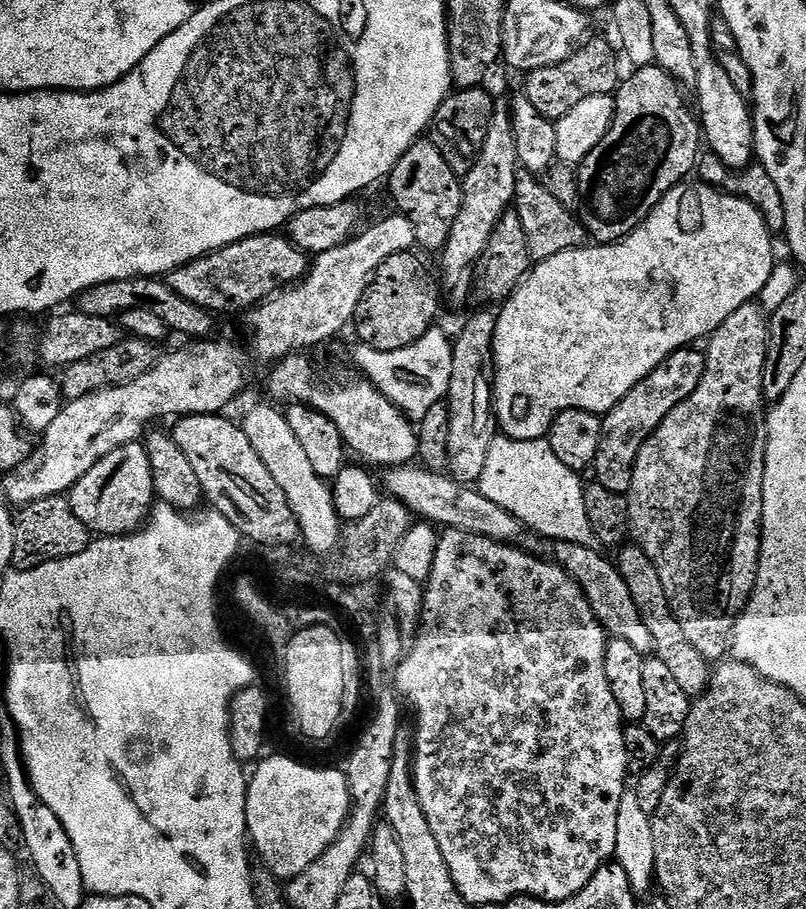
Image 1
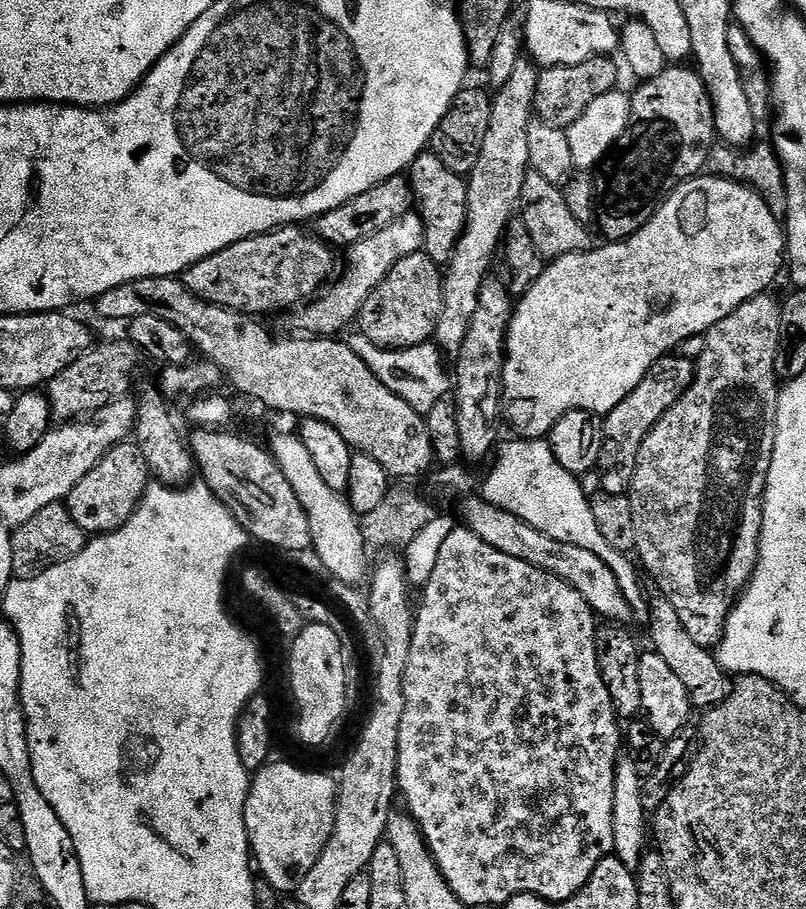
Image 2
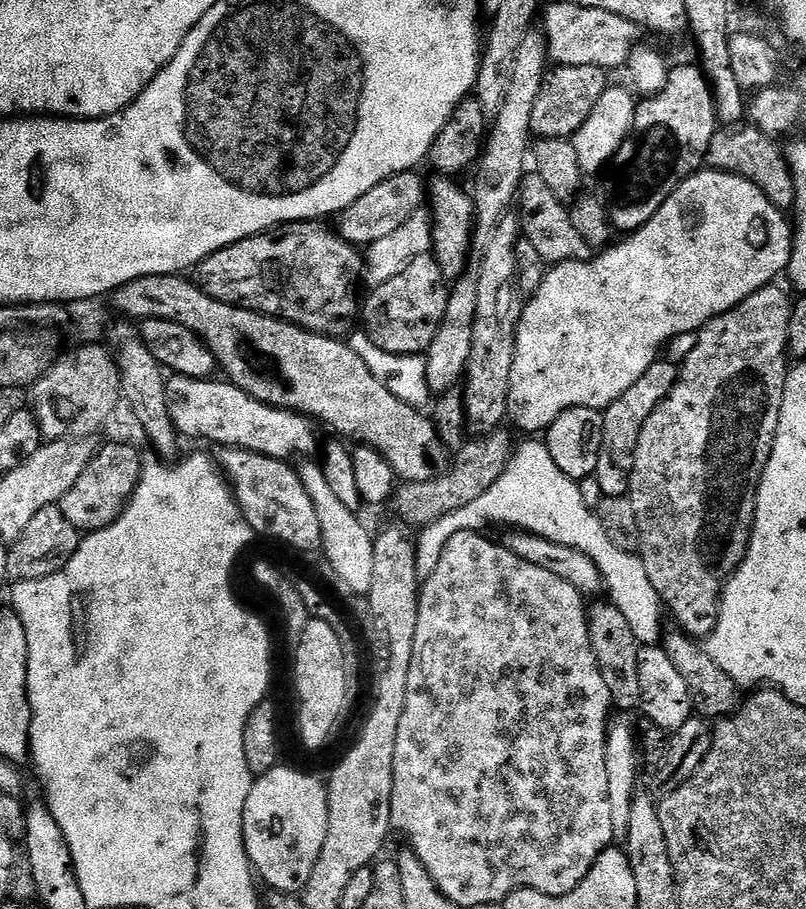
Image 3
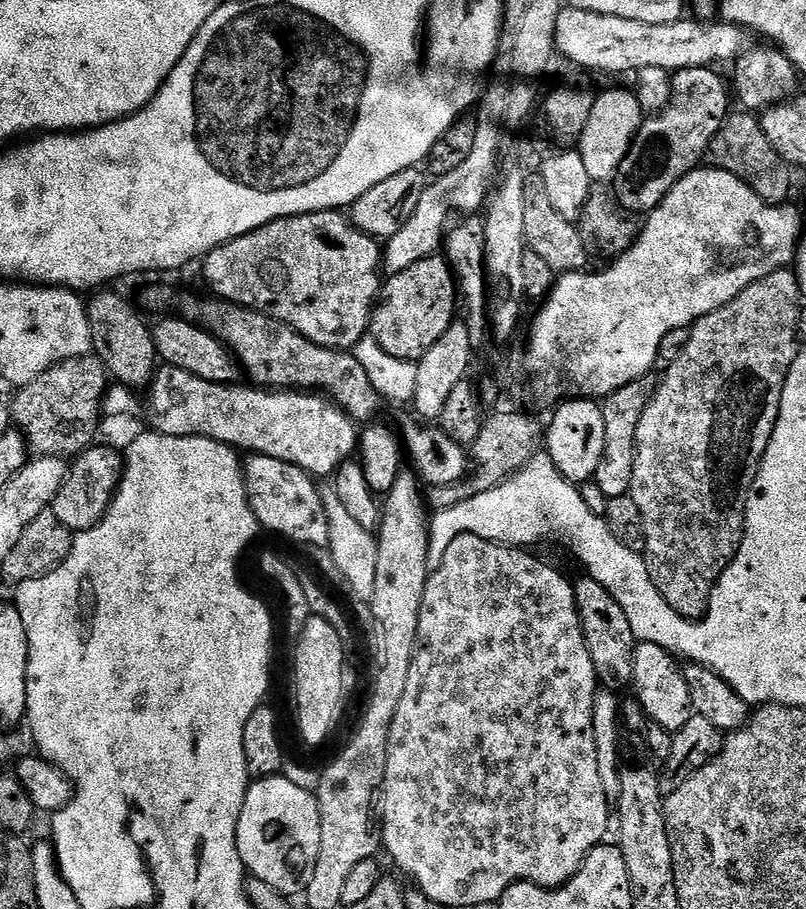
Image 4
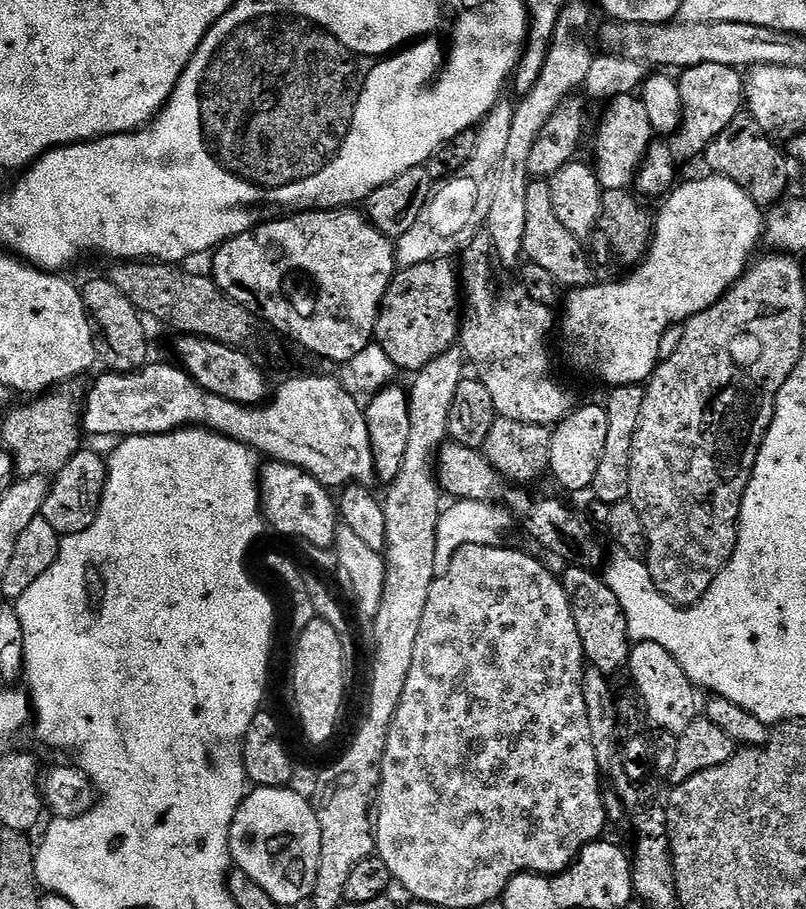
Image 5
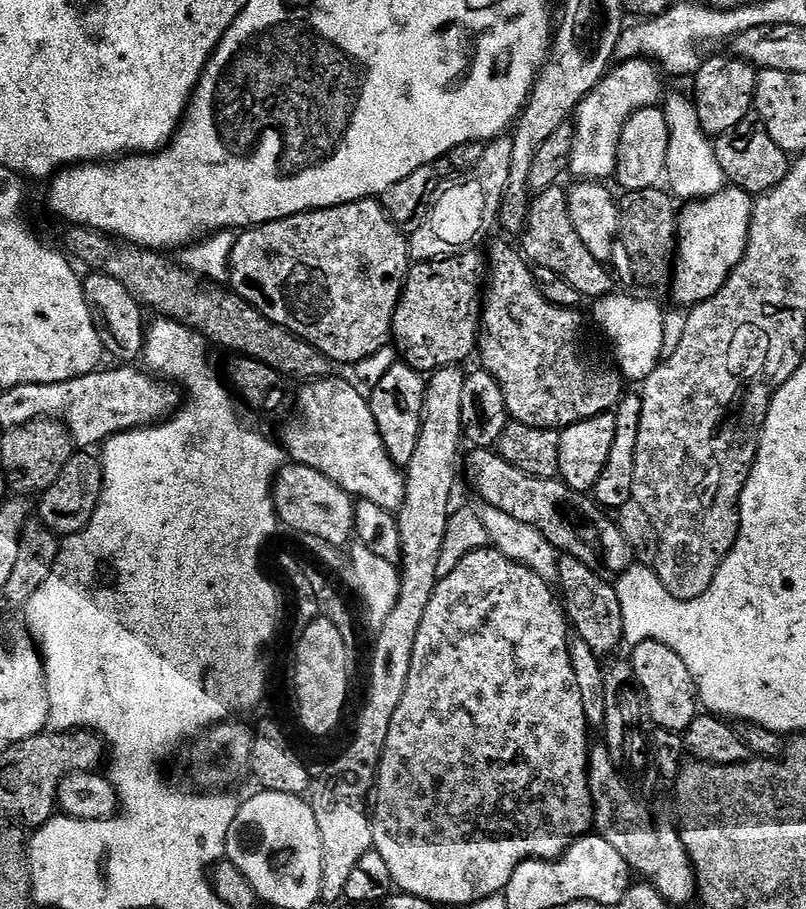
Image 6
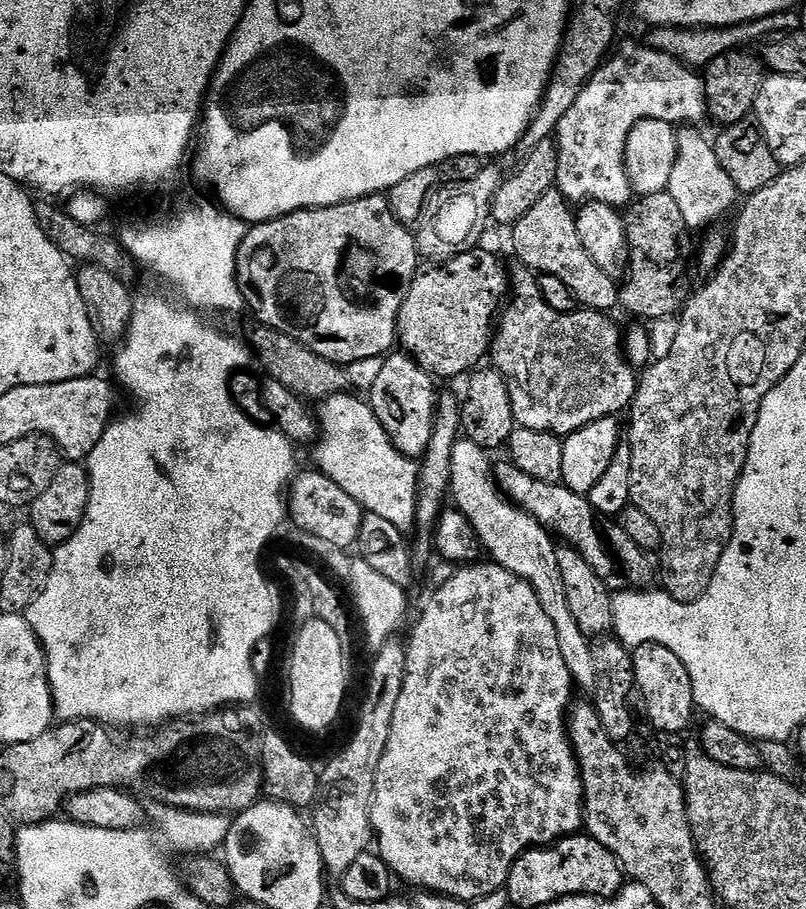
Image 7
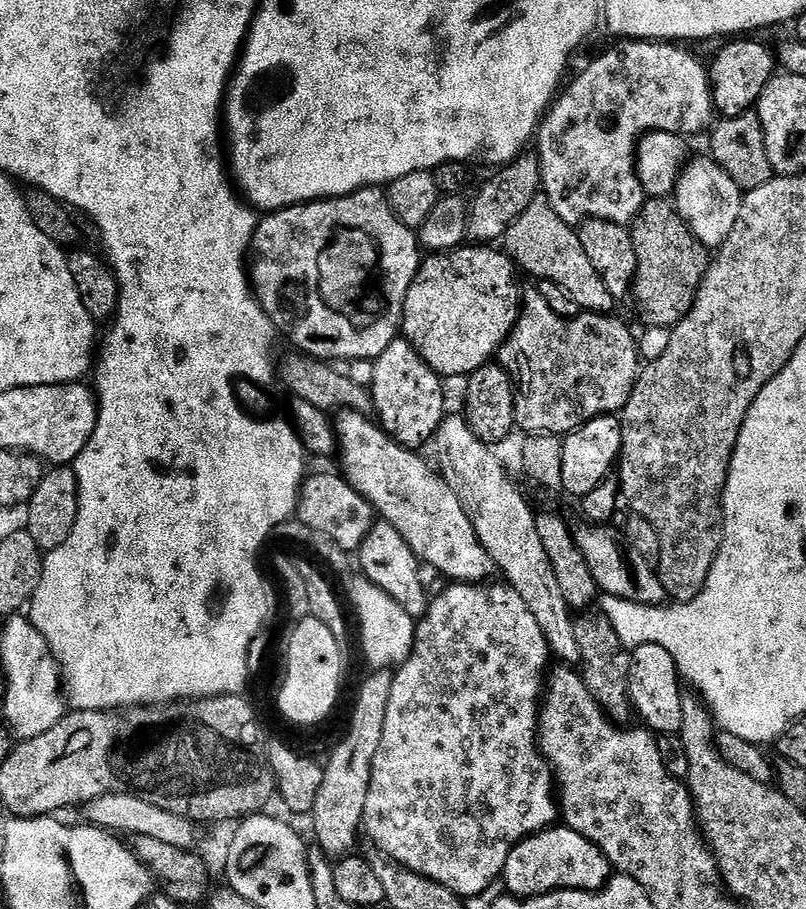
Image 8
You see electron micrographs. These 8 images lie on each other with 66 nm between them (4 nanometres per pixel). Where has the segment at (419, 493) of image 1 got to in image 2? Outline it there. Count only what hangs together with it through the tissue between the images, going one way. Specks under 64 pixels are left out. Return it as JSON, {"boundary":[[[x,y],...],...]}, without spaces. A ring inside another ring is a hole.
{"boundary":[[[483,495],[465,496],[459,501],[459,504],[460,516],[464,519],[461,520],[463,527],[468,528],[478,538],[482,538],[482,542],[486,542],[486,546],[494,546],[494,550],[498,550],[502,554],[510,554],[510,558],[530,562],[530,566],[541,568],[562,578],[562,582],[566,582],[574,590],[578,590],[578,594],[582,594],[582,598],[586,598],[586,602],[601,621],[607,622],[609,625],[631,625],[634,613],[630,602],[626,602],[626,598],[622,594],[622,586],[618,586],[614,572],[610,570],[610,566],[606,566],[606,562],[602,562],[602,558],[598,558],[598,554],[594,554],[590,550],[582,550],[582,546],[558,542],[554,538],[542,534],[542,530],[534,530],[534,526],[530,526],[526,522],[522,522],[522,518],[514,518],[514,514],[494,506],[489,500],[484,499]]]}

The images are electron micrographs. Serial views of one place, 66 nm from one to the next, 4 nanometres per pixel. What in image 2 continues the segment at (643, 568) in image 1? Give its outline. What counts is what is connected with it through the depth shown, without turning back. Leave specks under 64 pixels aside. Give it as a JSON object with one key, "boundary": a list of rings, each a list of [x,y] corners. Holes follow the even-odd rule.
{"boundary":[[[659,594],[653,596],[653,599],[652,597],[649,599],[646,614],[648,636],[652,639],[651,651],[660,655],[670,669],[674,670],[676,677],[686,688],[686,694],[689,695],[689,702],[693,709],[707,710],[718,706],[732,689],[733,677],[724,671],[719,659],[709,649],[698,646],[698,642],[694,642],[694,638],[686,634],[681,619],[669,600]]]}

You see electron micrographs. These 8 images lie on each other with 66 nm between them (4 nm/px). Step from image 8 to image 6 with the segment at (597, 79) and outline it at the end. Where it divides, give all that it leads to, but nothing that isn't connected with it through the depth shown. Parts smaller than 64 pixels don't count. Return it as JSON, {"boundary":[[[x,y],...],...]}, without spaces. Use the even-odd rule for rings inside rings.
{"boundary":[[[643,58],[638,60],[625,60],[609,67],[604,77],[586,94],[586,98],[577,106],[574,113],[574,131],[572,134],[572,149],[568,155],[567,171],[576,175],[575,179],[580,182],[604,182],[616,171],[616,145],[620,142],[620,134],[624,129],[629,117],[633,116],[638,110],[651,108],[661,103],[665,95],[665,77],[661,69],[651,60]]]}

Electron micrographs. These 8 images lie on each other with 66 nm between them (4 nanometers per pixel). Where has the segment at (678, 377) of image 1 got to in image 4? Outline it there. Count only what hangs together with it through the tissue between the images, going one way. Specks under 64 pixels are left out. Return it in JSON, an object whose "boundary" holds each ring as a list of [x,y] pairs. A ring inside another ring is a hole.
{"boundary":[[[652,378],[635,380],[622,386],[614,394],[610,394],[602,404],[606,418],[606,450],[602,454],[602,462],[594,477],[594,485],[604,498],[613,500],[619,496],[627,496],[632,491],[632,471],[636,457],[636,431],[638,422],[656,392],[657,381]]]}

